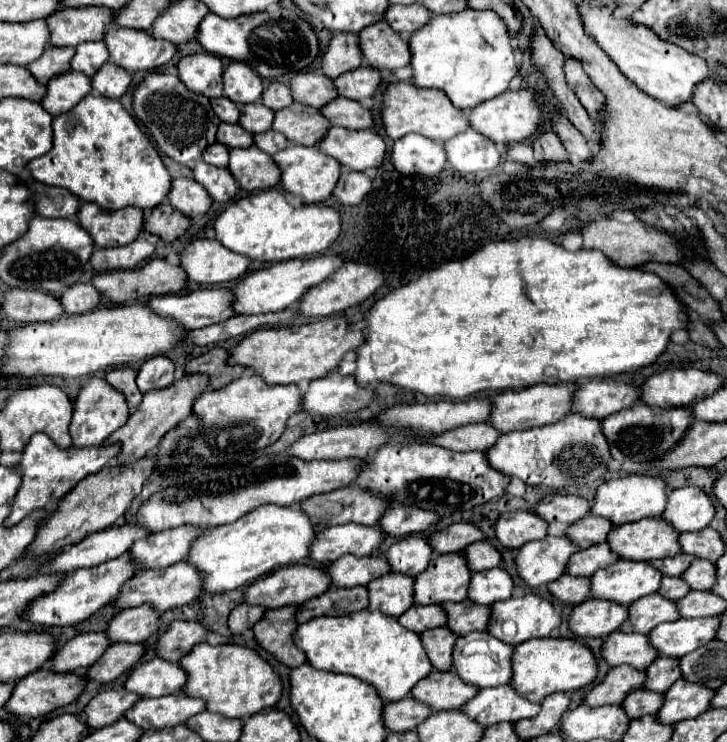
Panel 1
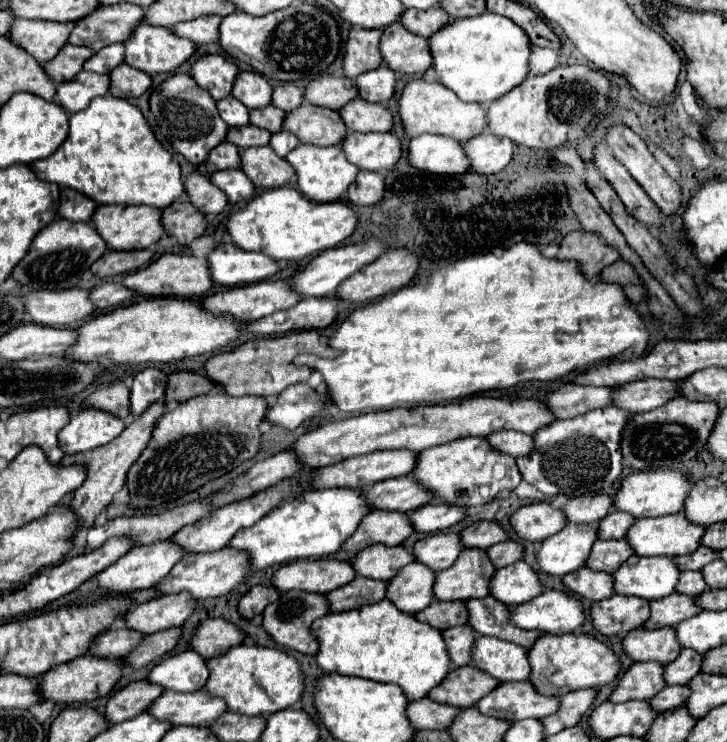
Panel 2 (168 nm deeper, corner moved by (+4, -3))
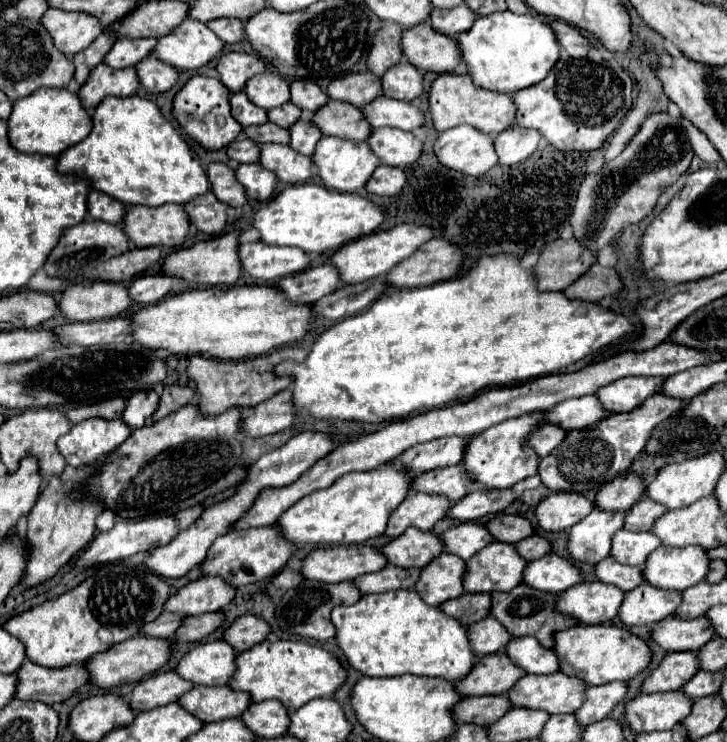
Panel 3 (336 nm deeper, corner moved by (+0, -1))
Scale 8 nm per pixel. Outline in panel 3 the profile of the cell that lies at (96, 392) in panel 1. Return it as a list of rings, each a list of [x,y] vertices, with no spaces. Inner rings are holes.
[[[89,418],[75,424],[65,436],[61,436],[57,440],[57,448],[65,456],[67,464],[77,468],[117,450],[129,434],[131,430],[123,420]]]

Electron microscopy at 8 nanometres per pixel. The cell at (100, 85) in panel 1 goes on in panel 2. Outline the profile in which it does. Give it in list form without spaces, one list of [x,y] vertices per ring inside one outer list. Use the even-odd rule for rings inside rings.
[[[119,64],[111,72],[111,94],[117,98],[137,98],[151,88],[151,76],[127,64]]]

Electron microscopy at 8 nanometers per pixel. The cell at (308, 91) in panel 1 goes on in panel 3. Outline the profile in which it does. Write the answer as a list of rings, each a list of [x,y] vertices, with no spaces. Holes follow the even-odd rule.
[[[353,72],[343,78],[335,78],[327,86],[327,96],[361,108],[381,96],[381,82],[371,72]]]

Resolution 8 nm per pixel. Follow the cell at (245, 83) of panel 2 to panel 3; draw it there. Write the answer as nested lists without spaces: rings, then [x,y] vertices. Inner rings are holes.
[[[259,74],[245,84],[245,94],[253,104],[271,110],[289,102],[289,78],[279,74]]]

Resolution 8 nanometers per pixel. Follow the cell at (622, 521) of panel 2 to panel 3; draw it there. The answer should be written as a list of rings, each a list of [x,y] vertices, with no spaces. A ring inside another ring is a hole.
[[[641,498],[635,506],[631,506],[631,510],[627,510],[623,528],[631,530],[631,532],[645,532],[651,530],[653,522],[663,516],[667,512],[665,506],[659,506],[657,502],[651,502],[649,498]]]

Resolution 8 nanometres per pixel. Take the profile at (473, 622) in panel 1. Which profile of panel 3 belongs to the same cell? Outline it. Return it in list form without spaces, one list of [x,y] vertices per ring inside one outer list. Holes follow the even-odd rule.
[[[521,584],[511,592],[493,592],[491,594],[491,616],[497,618],[507,628],[507,632],[511,636],[533,636],[545,648],[551,648],[553,646],[553,632],[567,630],[577,624],[569,616],[555,614],[555,598],[557,598],[555,594],[537,592],[537,590],[531,590]]]

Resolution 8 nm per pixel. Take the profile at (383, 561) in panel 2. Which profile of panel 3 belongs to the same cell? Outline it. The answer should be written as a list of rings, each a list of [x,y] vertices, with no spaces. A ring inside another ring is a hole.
[[[405,530],[399,538],[381,548],[389,564],[399,568],[423,568],[429,560],[443,552],[439,536],[421,530]]]

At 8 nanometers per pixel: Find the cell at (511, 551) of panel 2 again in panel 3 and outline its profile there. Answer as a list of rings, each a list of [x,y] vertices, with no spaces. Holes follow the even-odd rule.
[[[533,534],[533,536],[529,536],[529,538],[519,540],[519,542],[515,544],[515,550],[519,552],[521,558],[525,558],[527,562],[531,562],[531,560],[535,560],[535,558],[545,556],[545,554],[551,550],[551,544],[549,544],[545,538]]]

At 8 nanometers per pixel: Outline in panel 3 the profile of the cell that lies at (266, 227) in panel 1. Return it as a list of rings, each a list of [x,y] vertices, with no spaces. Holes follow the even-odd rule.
[[[305,182],[283,188],[265,208],[253,216],[253,228],[259,230],[265,244],[275,246],[297,246],[307,254],[329,252],[339,246],[371,234],[383,222],[383,212],[371,200],[359,194],[343,194],[327,190],[325,186]]]

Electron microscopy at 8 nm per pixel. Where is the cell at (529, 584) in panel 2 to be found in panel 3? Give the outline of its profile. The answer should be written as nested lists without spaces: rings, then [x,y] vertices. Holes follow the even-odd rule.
[[[547,554],[543,558],[531,560],[523,570],[521,584],[531,586],[541,592],[559,594],[575,584],[579,584],[583,578],[577,570],[577,566],[565,558],[559,558],[557,554]]]

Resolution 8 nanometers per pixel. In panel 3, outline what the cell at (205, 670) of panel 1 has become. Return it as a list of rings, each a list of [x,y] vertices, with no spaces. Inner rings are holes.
[[[279,640],[279,642],[259,642],[237,654],[235,658],[235,674],[229,680],[233,690],[241,690],[251,694],[253,702],[263,702],[269,698],[279,700],[285,708],[301,708],[313,698],[331,696],[341,682],[345,680],[345,670],[329,652],[319,646],[311,646],[305,642]]]

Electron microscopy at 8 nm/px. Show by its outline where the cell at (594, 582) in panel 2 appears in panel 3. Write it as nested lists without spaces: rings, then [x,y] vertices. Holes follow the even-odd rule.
[[[607,556],[607,558],[601,560],[599,564],[595,564],[595,576],[597,576],[599,582],[617,586],[617,588],[623,590],[623,592],[629,592],[629,590],[633,590],[635,586],[643,584],[641,568],[619,564],[619,562],[615,562],[611,556]]]

